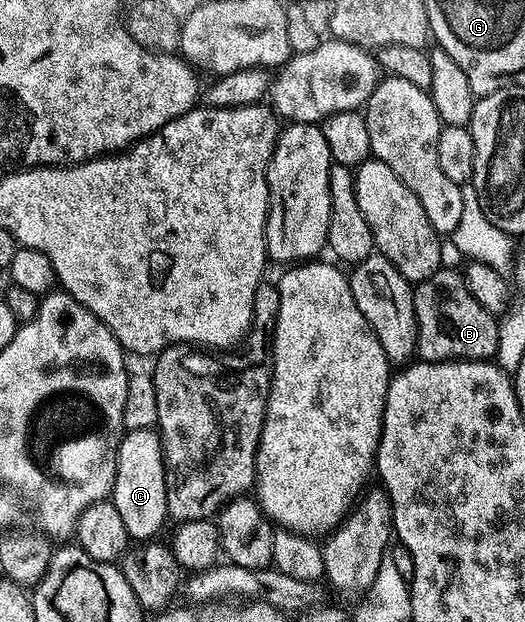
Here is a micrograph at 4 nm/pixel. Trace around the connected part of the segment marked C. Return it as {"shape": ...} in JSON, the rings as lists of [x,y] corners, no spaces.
{"shape":[[[138,429],[128,431],[121,438],[120,447],[116,451],[116,480],[112,486],[110,496],[112,502],[122,516],[126,524],[126,533],[132,541],[152,541],[157,538],[160,526],[164,519],[169,518],[168,506],[166,505],[166,477],[164,476],[164,451],[160,447],[160,436],[152,429]]]}

